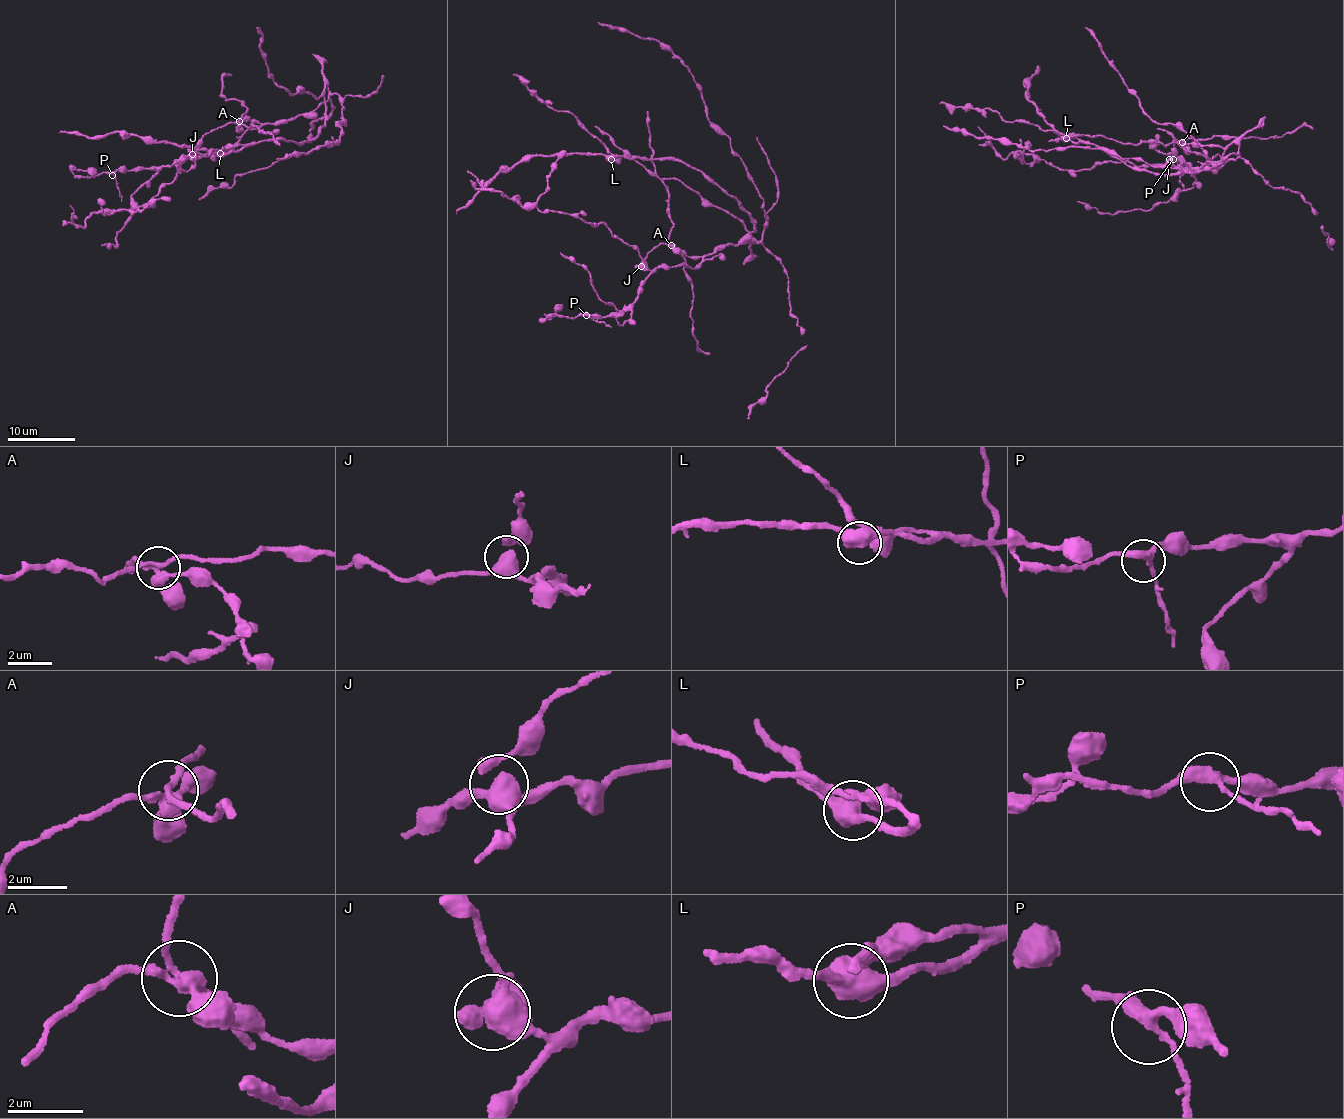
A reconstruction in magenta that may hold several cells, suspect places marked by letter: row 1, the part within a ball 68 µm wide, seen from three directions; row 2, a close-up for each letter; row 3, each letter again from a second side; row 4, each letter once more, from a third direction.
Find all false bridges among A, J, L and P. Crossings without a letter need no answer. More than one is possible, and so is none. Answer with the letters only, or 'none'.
A

